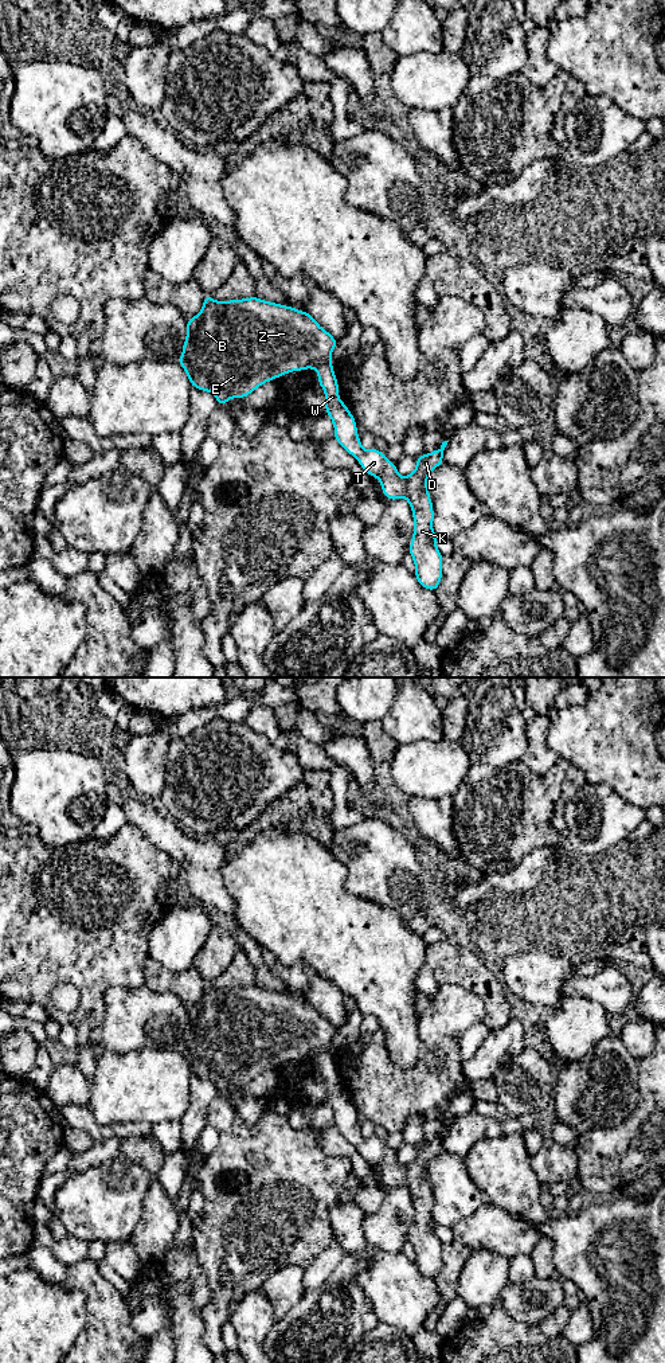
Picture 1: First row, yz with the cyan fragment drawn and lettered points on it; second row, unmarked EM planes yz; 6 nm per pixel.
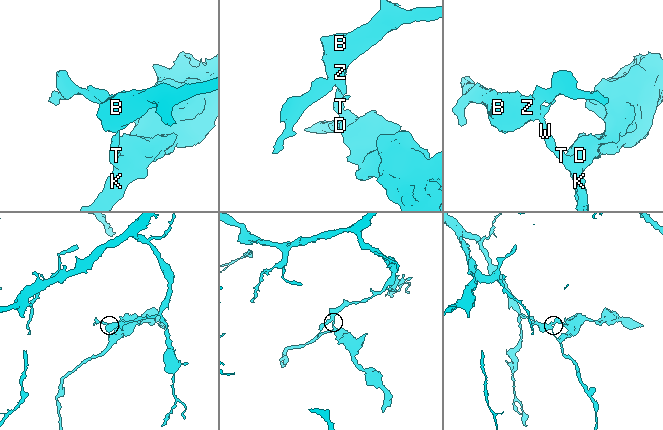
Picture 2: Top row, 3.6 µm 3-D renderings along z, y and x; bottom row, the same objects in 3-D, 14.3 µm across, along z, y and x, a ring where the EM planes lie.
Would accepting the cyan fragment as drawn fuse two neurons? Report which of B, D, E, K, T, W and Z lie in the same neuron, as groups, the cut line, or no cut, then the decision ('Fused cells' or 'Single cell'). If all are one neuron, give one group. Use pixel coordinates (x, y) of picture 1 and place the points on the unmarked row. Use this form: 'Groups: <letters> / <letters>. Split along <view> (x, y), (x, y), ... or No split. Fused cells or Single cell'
Groups: B E Z / D K T W. Split along yz (329, 1049), (316, 1057). Fused cells

